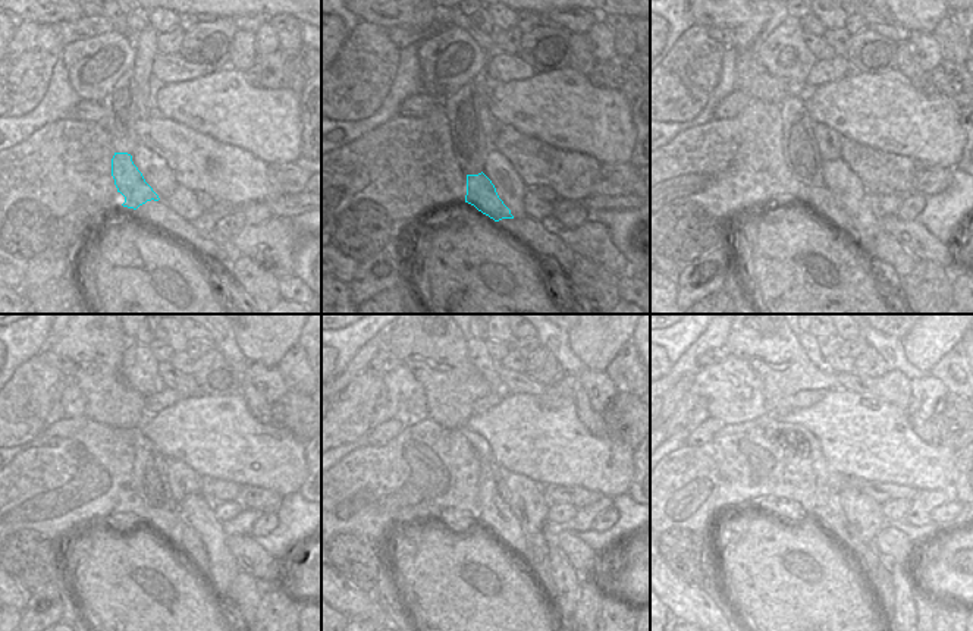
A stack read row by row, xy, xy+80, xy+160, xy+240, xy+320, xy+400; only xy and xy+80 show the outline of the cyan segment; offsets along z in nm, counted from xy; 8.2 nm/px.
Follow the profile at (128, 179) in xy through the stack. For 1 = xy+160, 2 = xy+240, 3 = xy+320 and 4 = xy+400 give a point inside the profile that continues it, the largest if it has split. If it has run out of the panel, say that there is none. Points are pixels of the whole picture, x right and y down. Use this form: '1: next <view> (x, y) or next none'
1: next xy+160 (821, 200)
2: next xy+240 (190, 542)
3: next xy+320 (537, 551)
4: next xy+400 (876, 567)

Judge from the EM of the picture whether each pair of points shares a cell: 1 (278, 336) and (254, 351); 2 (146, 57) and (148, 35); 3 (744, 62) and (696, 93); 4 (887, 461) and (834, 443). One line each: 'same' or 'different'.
1: same
2: same
3: different
4: same

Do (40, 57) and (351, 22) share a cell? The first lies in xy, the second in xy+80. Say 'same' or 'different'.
different

